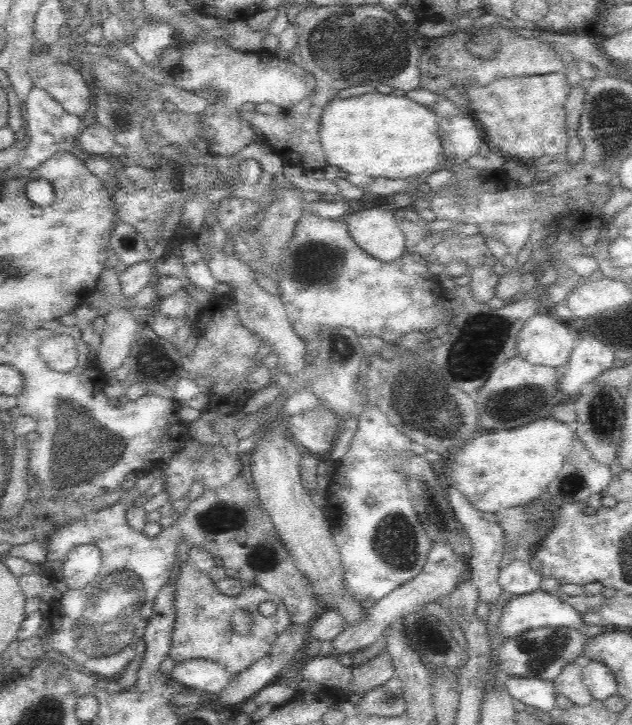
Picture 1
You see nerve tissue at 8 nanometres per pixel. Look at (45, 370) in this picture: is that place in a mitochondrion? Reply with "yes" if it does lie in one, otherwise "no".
no

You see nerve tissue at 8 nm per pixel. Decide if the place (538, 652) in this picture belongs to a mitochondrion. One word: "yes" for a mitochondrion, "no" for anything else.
yes

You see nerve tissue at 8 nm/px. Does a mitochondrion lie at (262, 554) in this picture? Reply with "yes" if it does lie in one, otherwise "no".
yes

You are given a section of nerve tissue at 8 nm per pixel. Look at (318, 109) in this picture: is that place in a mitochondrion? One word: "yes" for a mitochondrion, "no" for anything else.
no

